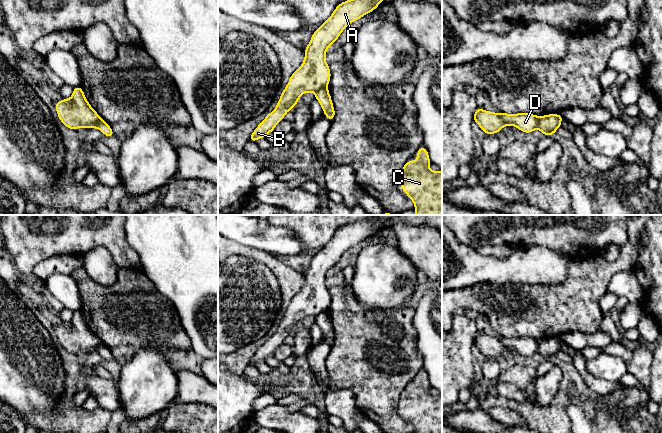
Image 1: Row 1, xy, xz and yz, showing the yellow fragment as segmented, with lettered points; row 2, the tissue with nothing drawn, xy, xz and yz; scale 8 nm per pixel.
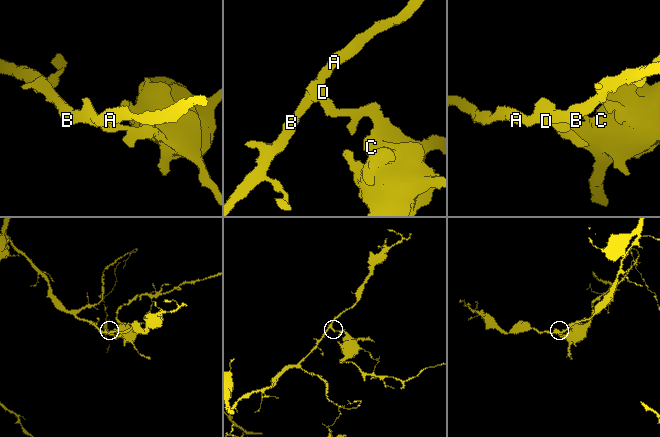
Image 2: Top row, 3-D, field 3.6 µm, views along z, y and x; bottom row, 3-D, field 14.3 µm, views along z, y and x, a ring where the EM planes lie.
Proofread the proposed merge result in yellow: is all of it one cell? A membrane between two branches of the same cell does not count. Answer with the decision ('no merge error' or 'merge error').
merge error

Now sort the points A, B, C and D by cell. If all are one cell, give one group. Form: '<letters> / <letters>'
A B D / C

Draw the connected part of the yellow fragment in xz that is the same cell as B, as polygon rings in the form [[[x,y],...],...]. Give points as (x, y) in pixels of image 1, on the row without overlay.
[[[374,215],[370,219],[357,220],[341,226],[332,239],[312,258],[305,272],[302,289],[290,300],[276,332],[269,337],[251,358],[249,365],[266,362],[285,338],[294,332],[301,319],[316,317],[328,310],[331,296],[325,284],[328,271],[335,267],[342,255],[352,246],[375,234],[383,223],[394,215]]]

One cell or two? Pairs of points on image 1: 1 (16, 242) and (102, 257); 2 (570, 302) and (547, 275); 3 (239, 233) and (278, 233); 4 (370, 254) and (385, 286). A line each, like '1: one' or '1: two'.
1: two
2: two
3: one
4: one

